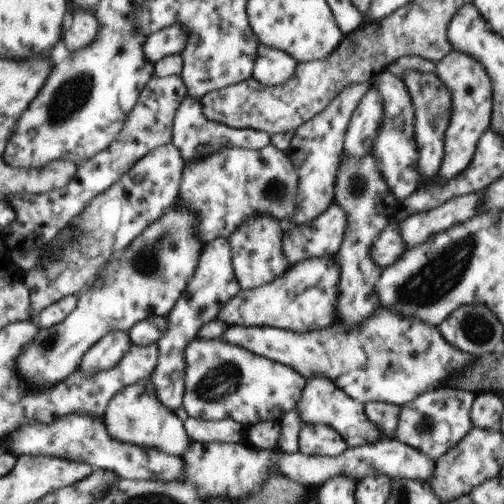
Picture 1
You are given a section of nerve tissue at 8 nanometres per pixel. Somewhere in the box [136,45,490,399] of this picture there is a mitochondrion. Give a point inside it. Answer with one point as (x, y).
(434, 280)

